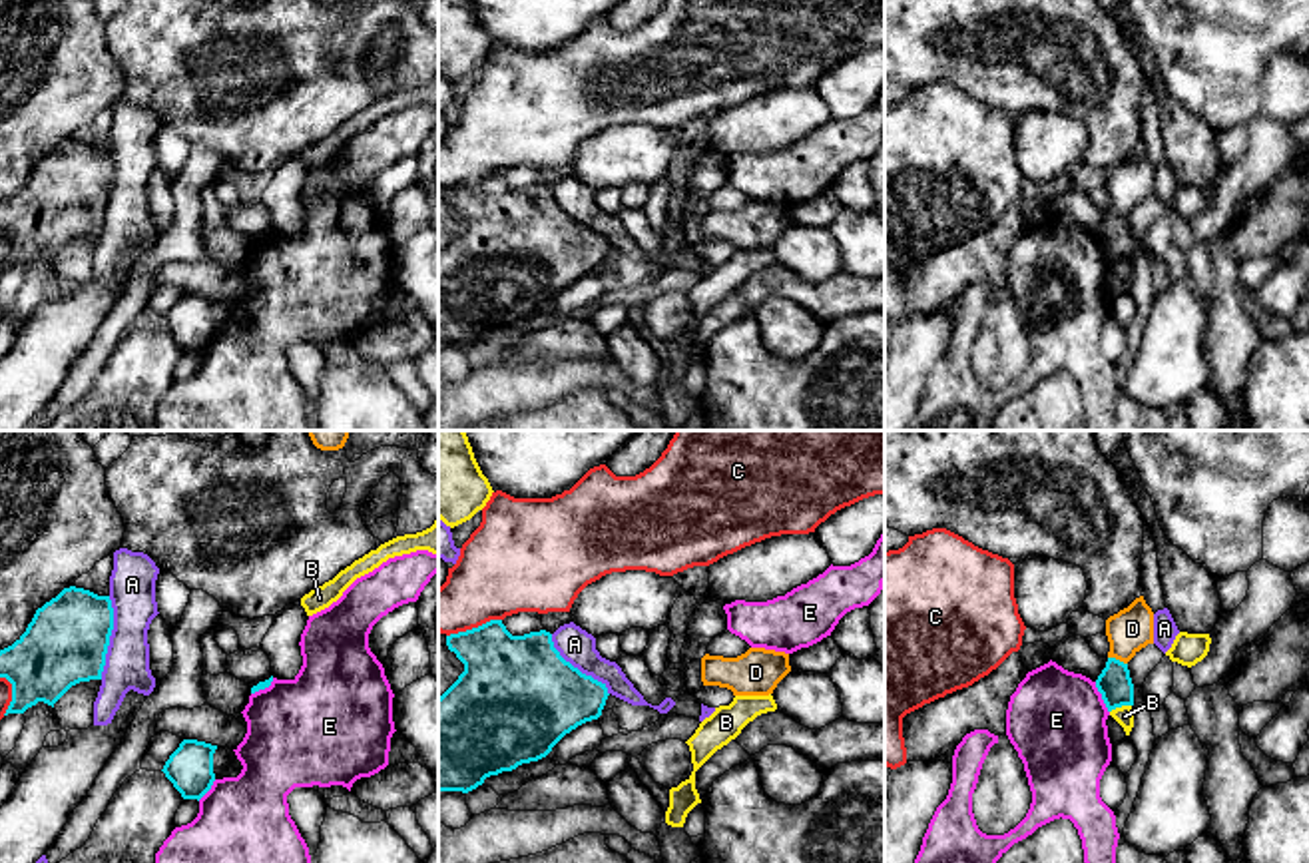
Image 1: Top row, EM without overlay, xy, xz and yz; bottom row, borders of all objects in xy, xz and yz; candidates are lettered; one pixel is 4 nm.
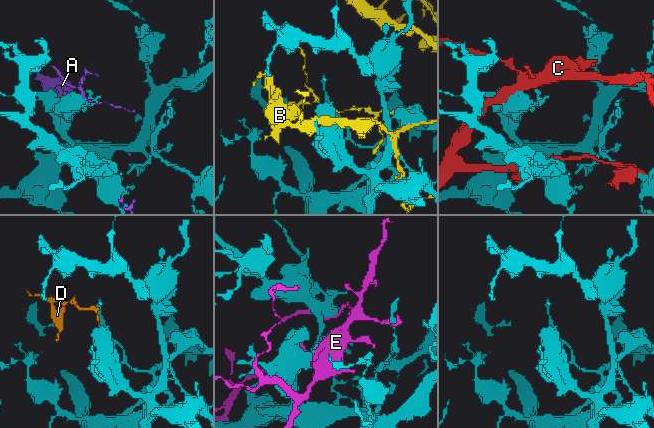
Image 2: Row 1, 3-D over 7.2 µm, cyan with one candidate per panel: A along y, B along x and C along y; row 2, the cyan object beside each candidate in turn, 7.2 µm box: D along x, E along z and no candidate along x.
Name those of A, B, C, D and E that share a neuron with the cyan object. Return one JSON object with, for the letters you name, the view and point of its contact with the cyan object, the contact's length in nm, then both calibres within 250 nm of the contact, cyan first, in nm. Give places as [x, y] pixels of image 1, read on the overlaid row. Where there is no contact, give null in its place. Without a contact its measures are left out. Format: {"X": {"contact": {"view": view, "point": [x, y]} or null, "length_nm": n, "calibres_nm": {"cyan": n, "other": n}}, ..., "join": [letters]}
{"D": {"contact": {"view": "yz", "point": [1118, 660]}, "length_nm": 90, "calibres_nm": {"cyan": 140, "other": 180}}, "join": ["D"]}

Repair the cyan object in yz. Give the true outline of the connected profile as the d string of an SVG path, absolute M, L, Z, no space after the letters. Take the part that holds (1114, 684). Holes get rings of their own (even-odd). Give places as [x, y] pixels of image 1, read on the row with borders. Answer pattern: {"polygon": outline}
{"polygon": "M1144 596L1106 620L1110 642L1108 662L1096 680L1096 688L1108 712L1134 706L1134 684L1128 662L1148 644L1154 644L1154 612Z"}

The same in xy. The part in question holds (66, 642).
{"polygon": "M64 588L38 608L26 632L12 646L0 650L0 678L12 684L12 702L4 716L24 714L38 702L54 708L72 686L102 680L112 630L110 596L98 596L84 588Z"}

